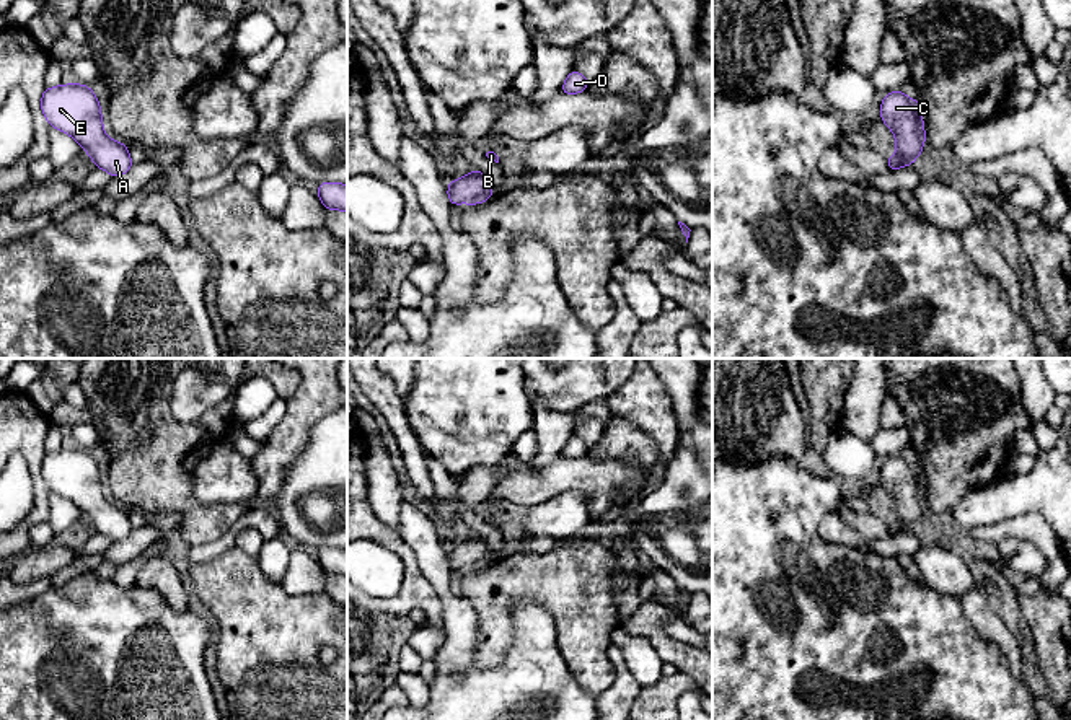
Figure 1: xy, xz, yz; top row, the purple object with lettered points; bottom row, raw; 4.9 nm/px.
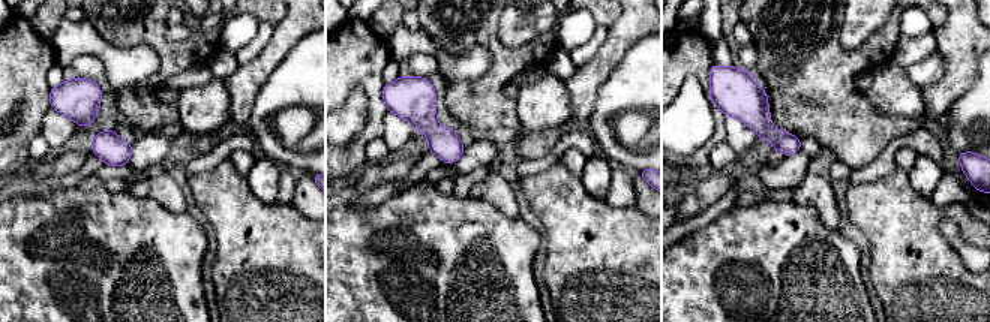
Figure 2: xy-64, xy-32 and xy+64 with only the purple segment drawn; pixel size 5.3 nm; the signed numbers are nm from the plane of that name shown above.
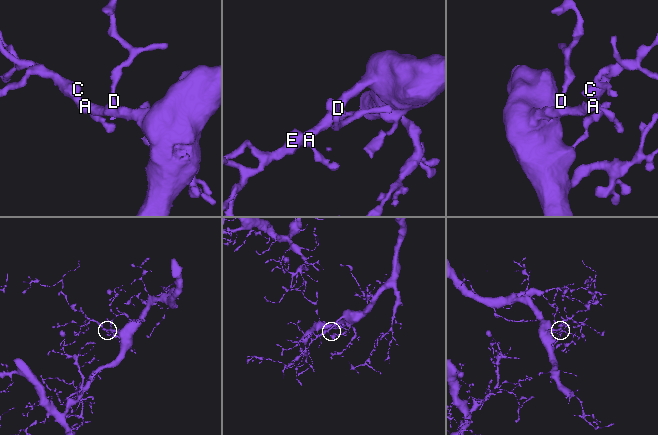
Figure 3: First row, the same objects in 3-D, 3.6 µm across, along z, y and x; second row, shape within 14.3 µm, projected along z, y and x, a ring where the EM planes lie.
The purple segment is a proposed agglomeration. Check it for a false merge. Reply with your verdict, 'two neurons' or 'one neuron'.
one neuron

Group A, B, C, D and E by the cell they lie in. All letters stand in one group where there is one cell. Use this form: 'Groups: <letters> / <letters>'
Groups: A B C D E

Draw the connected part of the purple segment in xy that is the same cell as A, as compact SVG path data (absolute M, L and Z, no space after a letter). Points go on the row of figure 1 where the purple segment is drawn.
M80 83L44 86L41 109L49 125L73 137L91 156L95 166L112 178L132 168L127 145L106 137L101 108L90 86Z

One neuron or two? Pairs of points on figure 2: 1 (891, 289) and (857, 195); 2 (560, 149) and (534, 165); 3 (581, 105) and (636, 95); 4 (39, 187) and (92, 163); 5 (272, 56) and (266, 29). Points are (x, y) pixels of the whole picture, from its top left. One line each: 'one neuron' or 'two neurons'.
1: one neuron
2: one neuron
3: two neurons
4: one neuron
5: two neurons

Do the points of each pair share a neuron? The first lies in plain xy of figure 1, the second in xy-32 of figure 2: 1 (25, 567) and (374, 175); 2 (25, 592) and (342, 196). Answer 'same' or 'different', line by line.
1: same
2: same

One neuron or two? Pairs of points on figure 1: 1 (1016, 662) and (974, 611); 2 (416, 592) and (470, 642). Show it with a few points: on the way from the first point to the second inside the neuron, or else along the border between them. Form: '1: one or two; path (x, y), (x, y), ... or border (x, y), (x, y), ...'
1: one; path (1009, 649), (987, 623)
2: two; border (442, 600), (445, 632)

